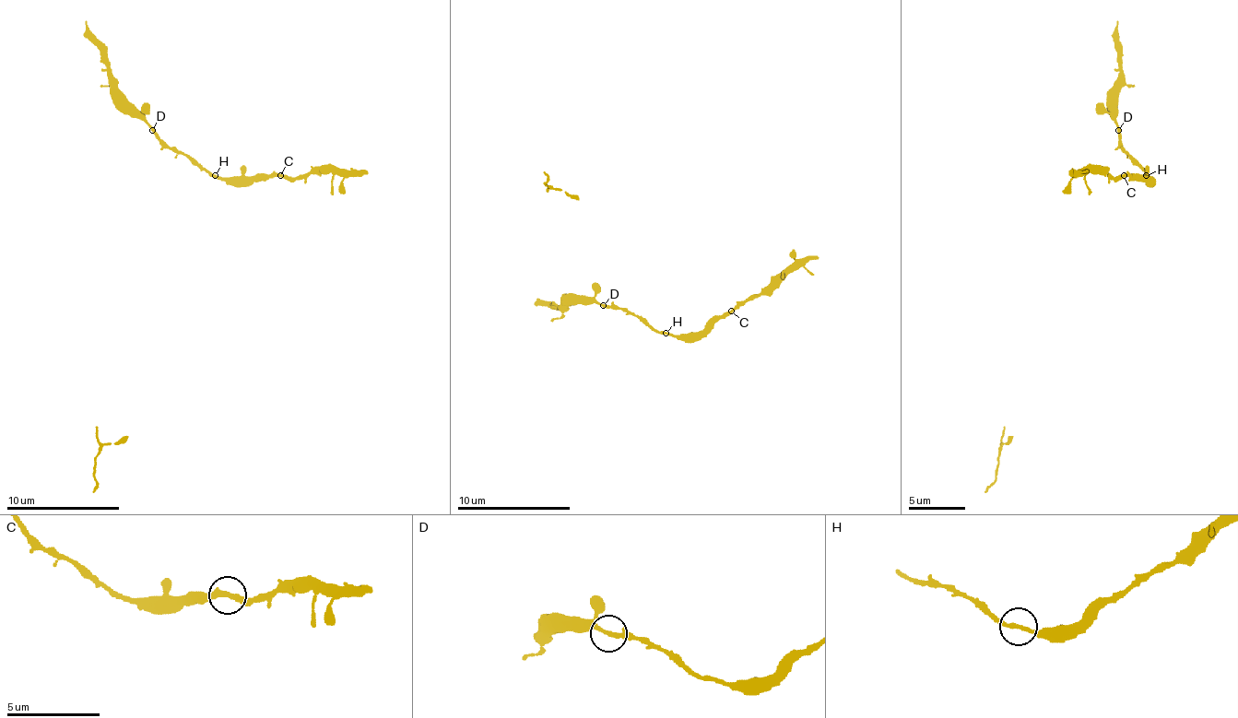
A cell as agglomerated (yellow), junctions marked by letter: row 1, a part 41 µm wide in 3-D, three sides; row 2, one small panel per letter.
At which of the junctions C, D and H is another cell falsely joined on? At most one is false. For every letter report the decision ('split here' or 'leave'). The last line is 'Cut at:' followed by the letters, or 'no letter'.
C: leave
D: leave
H: leave
Cut at: no letter

